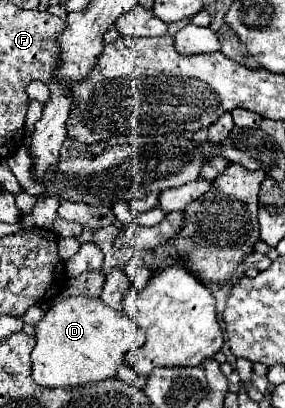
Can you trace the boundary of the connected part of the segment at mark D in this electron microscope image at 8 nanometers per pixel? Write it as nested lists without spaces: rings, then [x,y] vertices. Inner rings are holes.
[[[90,297],[56,301],[34,329],[36,347],[32,351],[32,379],[44,387],[76,387],[116,377],[126,353],[144,345],[144,331],[130,317]]]

